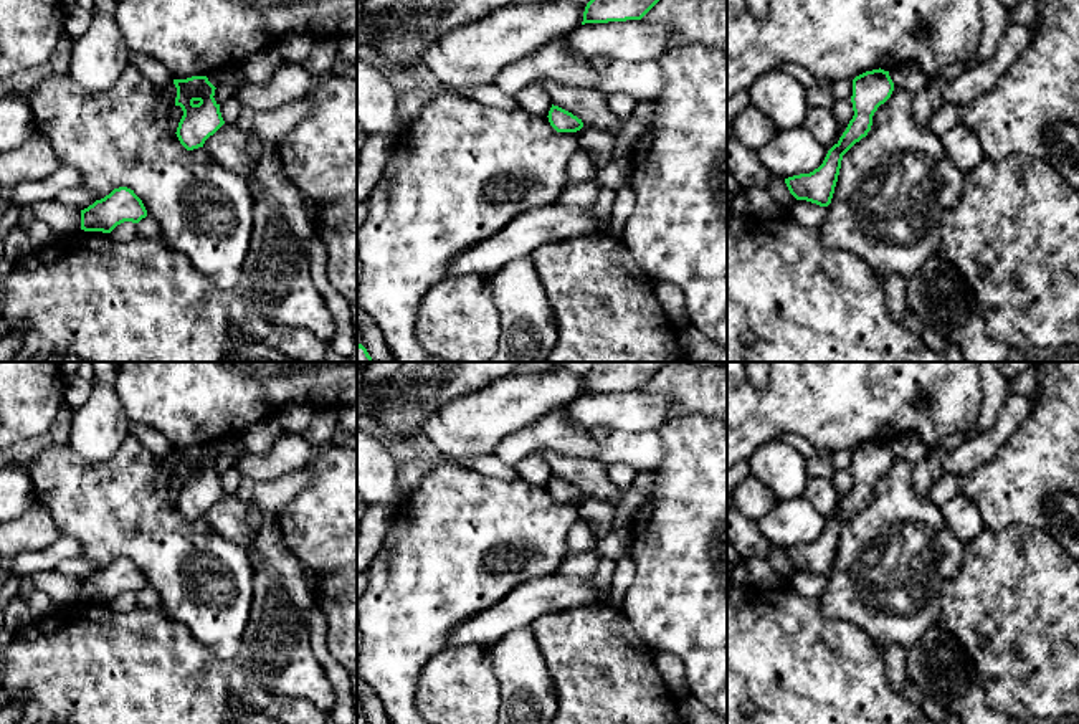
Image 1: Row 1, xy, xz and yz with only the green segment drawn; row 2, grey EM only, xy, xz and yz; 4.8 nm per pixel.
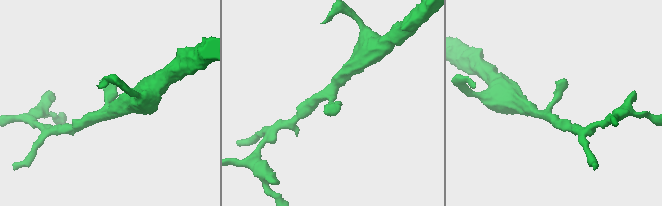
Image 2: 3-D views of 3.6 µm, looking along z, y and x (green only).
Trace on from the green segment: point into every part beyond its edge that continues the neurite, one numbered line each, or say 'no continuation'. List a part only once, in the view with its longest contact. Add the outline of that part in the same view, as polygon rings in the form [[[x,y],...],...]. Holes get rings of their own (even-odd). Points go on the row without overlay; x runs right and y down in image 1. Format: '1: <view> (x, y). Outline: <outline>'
no continuation

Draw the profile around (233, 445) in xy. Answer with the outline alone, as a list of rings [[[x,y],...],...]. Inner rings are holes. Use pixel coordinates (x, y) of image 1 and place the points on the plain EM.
[[[240,436],[207,445],[207,448],[215,458],[221,453],[231,453],[238,460],[243,460],[248,455],[248,450]]]

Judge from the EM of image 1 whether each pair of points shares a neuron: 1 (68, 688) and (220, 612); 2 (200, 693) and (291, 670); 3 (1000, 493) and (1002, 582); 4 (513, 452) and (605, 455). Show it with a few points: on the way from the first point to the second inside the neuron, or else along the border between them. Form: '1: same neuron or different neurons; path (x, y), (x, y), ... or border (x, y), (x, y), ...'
1: different neurons; border (161, 607), (213, 655)
2: different neurons; border (238, 655), (251, 676), (268, 691), (289, 696)
3: different neurons; border (985, 526), (1040, 529)
4: same neuron; path (536, 440), (569, 440), (582, 445)

